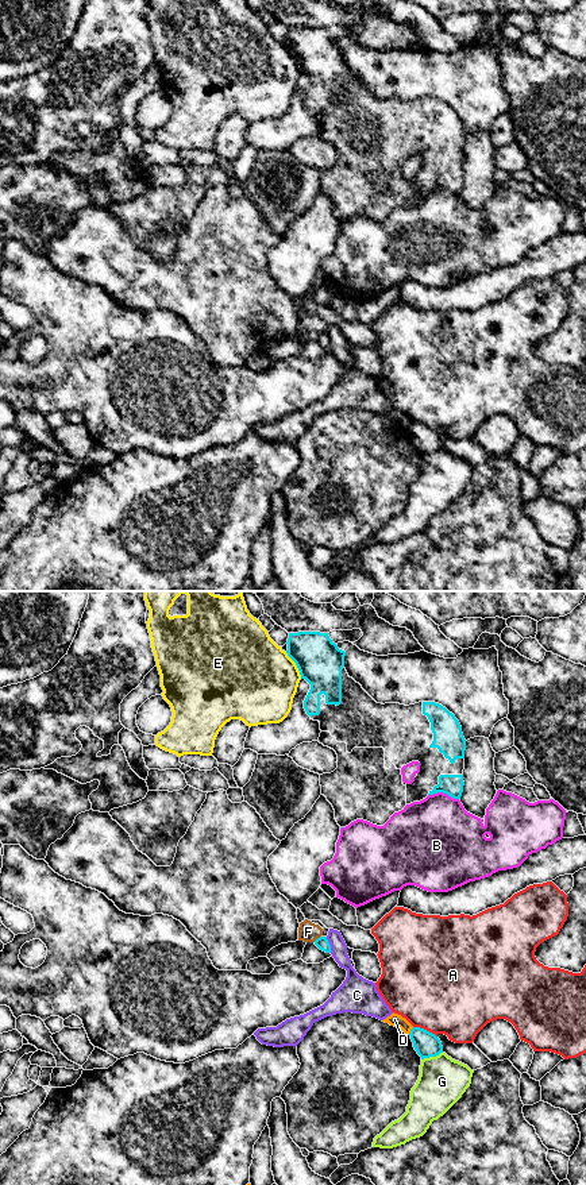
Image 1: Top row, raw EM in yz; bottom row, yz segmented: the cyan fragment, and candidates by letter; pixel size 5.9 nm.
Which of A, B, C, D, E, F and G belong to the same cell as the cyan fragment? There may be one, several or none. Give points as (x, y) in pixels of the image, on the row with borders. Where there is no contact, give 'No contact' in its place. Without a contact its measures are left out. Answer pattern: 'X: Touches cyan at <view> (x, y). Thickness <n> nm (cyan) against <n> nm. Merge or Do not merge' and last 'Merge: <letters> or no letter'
A: Touches cyan at yz (425, 1030). Thickness 150 nm (cyan) against 500 nm. Do not merge
B: Touches cyan at yz (443, 792). Thickness 130 nm (cyan) against 440 nm. Do not merge
C: Touches cyan at yz (330, 945). Thickness 70 nm (cyan) against 100 nm. Do not merge
D: Touches cyan at yz (411, 1031). Thickness 150 nm (cyan) against 80 nm. Do not merge
E: Touches cyan at yz (296, 664). Thickness 280 nm (cyan) against 460 nm. Do not merge
F: Touches cyan at yz (317, 938). Thickness 70 nm (cyan) against 120 nm. Do not merge
G: Touches cyan at yz (431, 1056). Thickness 150 nm (cyan) against 280 nm. Do not merge
Merge: no letter

